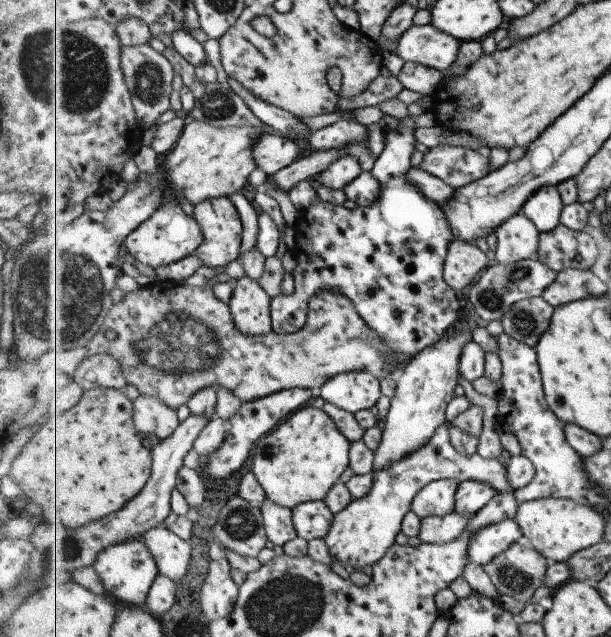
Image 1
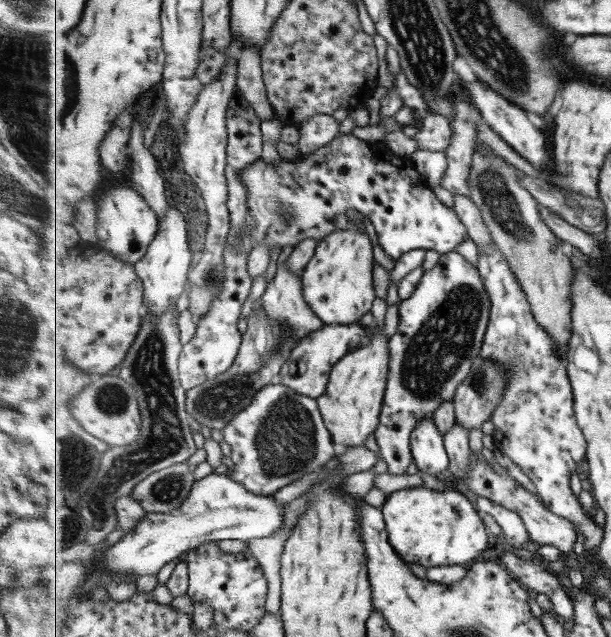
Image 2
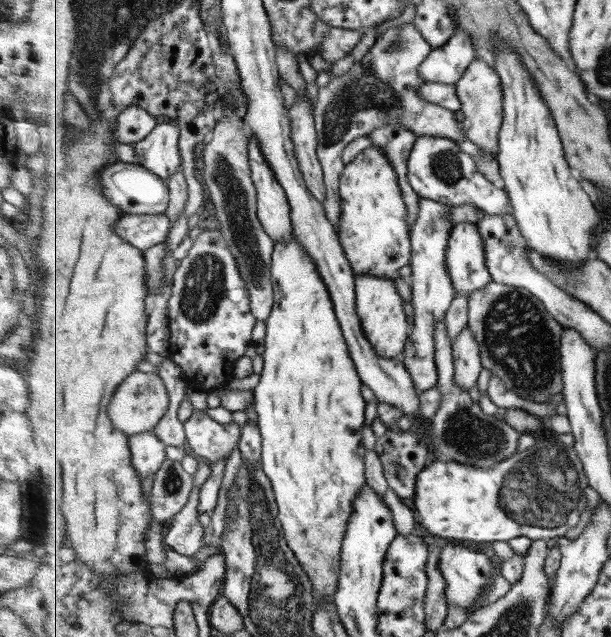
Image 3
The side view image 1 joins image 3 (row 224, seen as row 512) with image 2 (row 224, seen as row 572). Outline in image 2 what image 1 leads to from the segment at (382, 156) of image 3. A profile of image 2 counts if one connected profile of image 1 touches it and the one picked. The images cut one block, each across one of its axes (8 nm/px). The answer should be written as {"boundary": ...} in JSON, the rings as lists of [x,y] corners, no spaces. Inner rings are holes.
{"boundary":[[[350,223],[345,230],[336,230],[321,240],[316,254],[302,273],[304,297],[309,307],[327,325],[352,325],[371,312],[375,290],[373,242],[365,232]]]}

